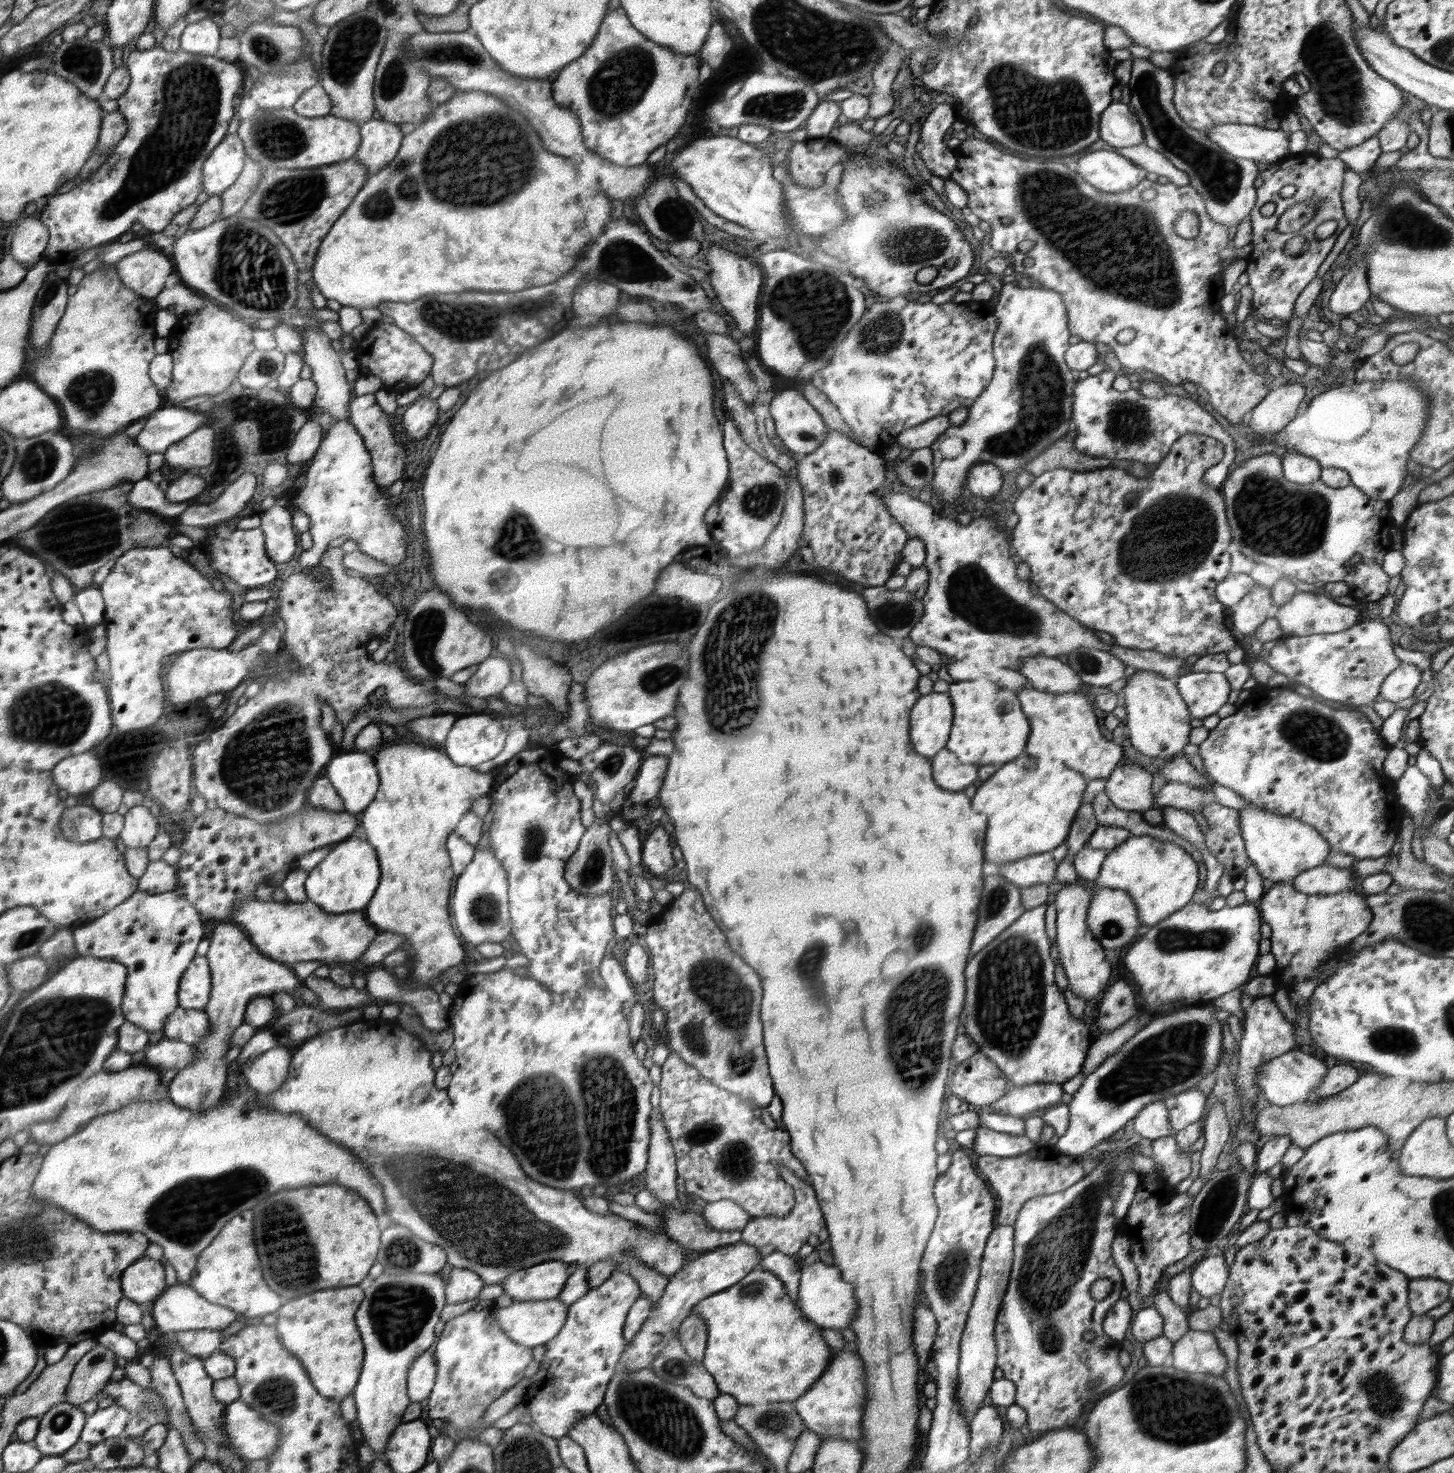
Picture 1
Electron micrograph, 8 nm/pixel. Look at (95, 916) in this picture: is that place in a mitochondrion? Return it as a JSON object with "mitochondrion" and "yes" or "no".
{"mitochondrion":"no"}

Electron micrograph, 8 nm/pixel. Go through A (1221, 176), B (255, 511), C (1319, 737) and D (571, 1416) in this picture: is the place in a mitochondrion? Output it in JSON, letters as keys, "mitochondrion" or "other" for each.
{"A":"mitochondrion","B":"other","C":"mitochondrion","D":"other"}

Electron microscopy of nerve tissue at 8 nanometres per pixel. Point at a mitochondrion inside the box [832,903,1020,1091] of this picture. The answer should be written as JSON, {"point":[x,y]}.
{"point":[924,942]}

